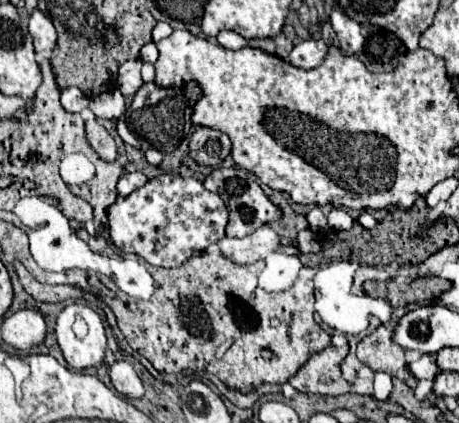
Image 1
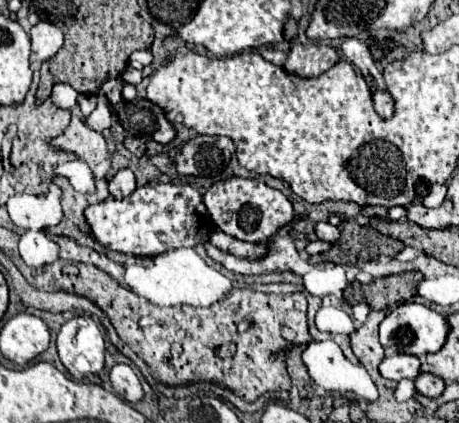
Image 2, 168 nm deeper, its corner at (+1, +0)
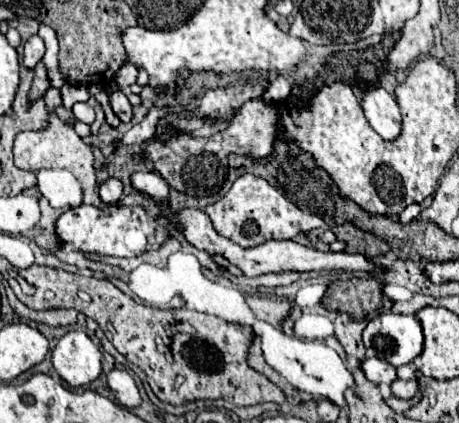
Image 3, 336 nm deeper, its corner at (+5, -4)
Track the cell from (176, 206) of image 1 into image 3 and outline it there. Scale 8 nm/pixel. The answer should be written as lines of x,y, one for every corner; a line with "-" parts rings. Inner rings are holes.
78,205
64,211
56,219
56,237
60,243
68,243
84,253
100,253
100,255
116,255
116,257
136,257
146,251
158,249
168,235
168,219
152,217
142,207
106,207
96,209
92,205

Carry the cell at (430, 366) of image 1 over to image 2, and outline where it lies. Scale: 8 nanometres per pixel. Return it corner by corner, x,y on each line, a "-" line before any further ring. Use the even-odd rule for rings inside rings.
392,355
380,363
380,373
386,379
416,379
420,375
420,359
416,355

